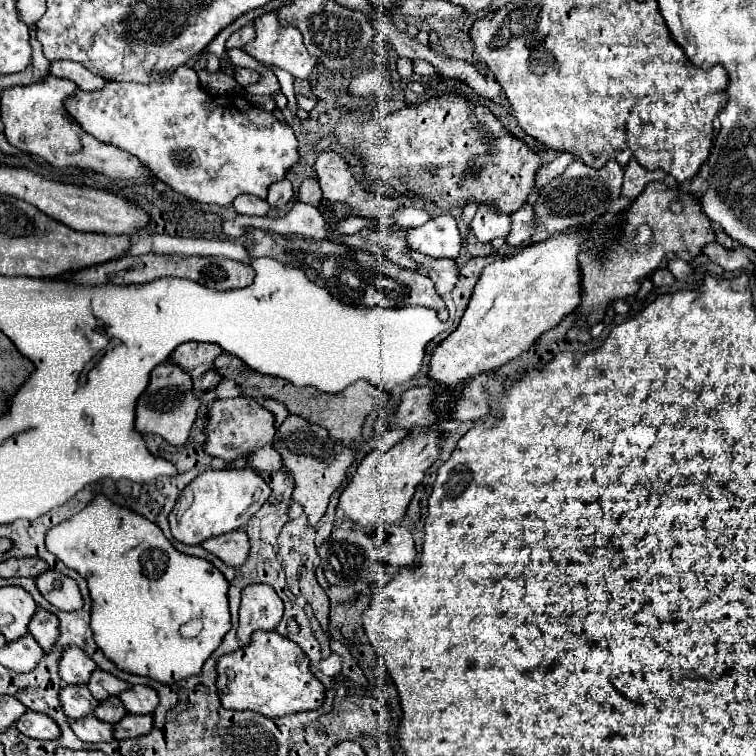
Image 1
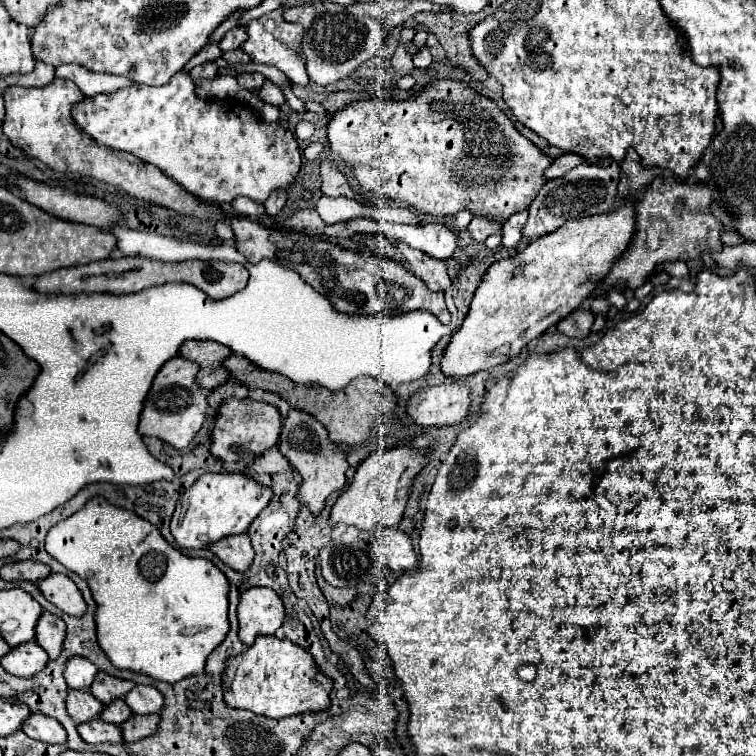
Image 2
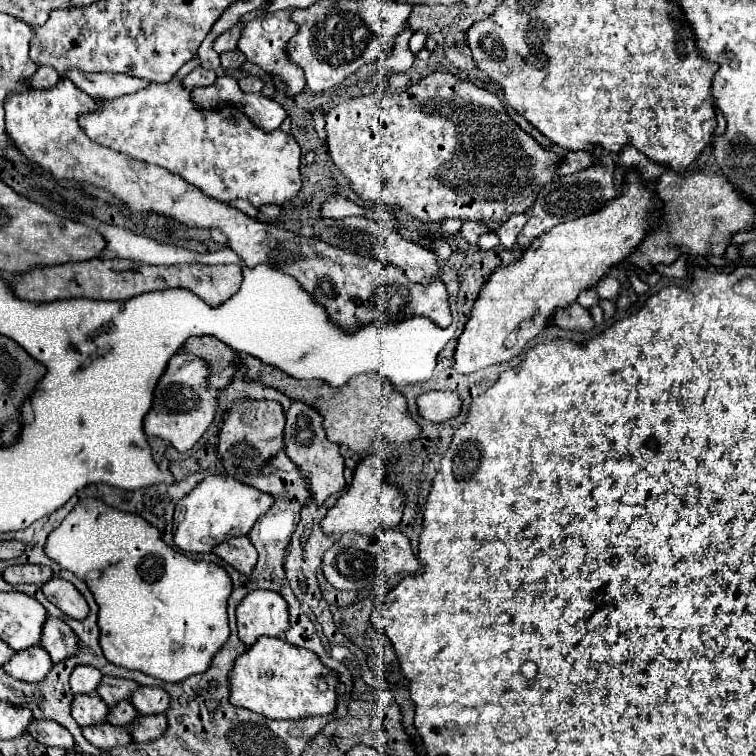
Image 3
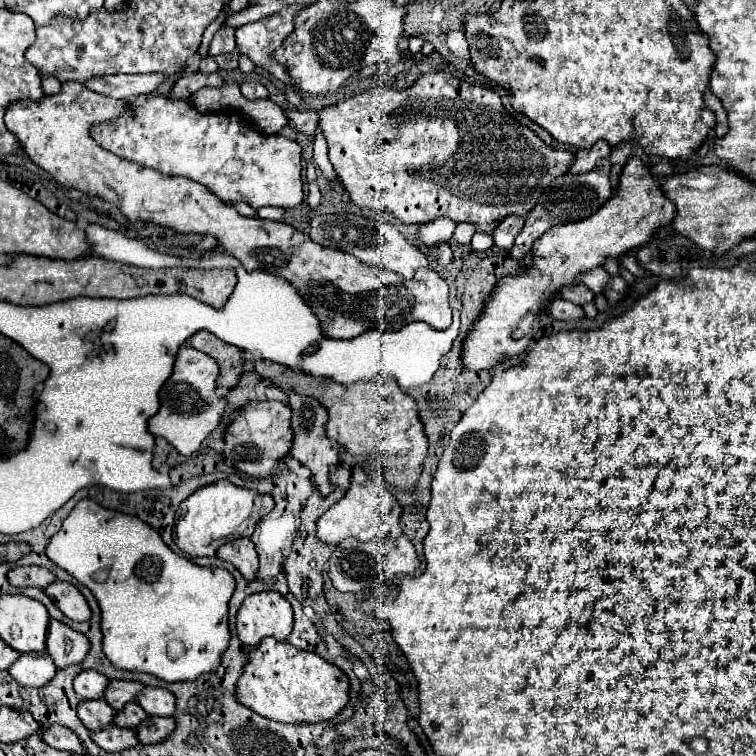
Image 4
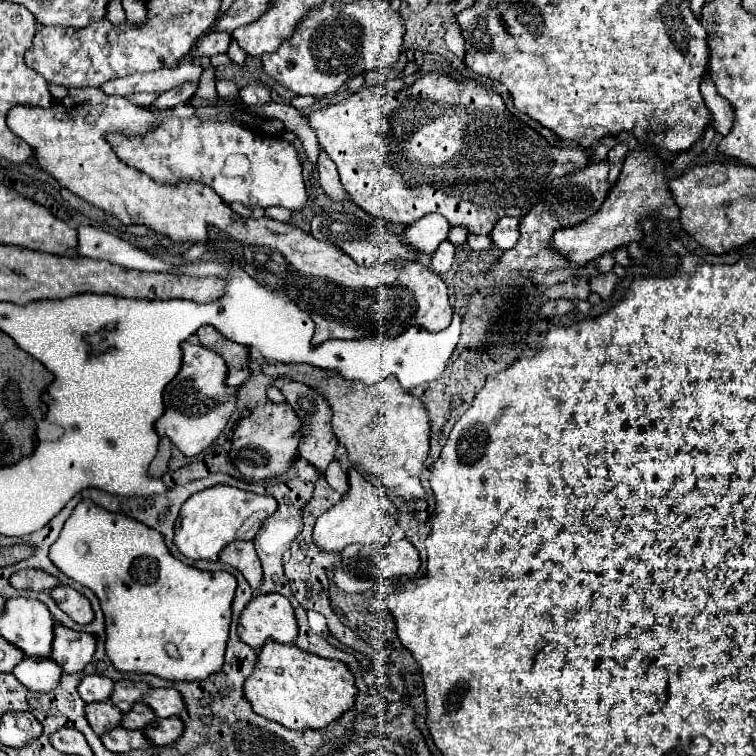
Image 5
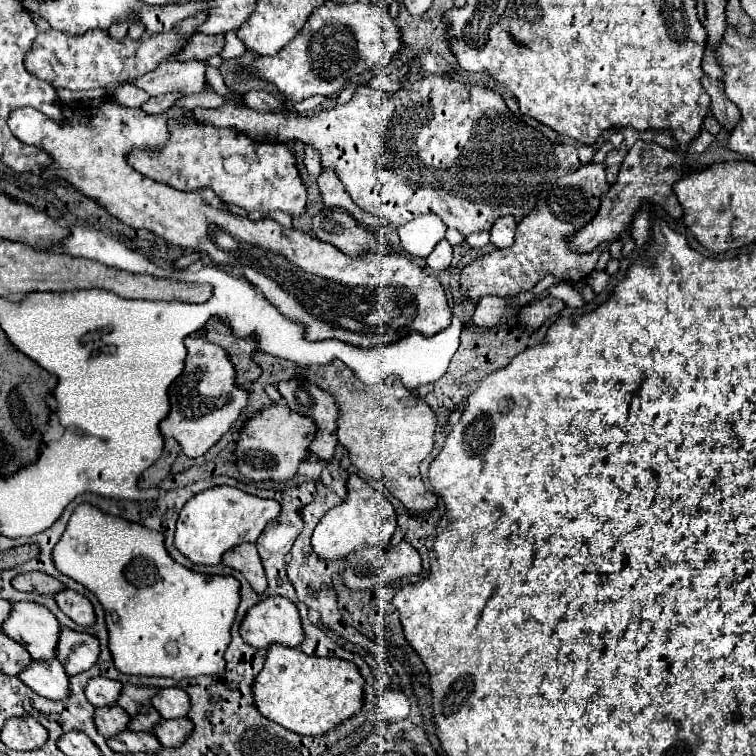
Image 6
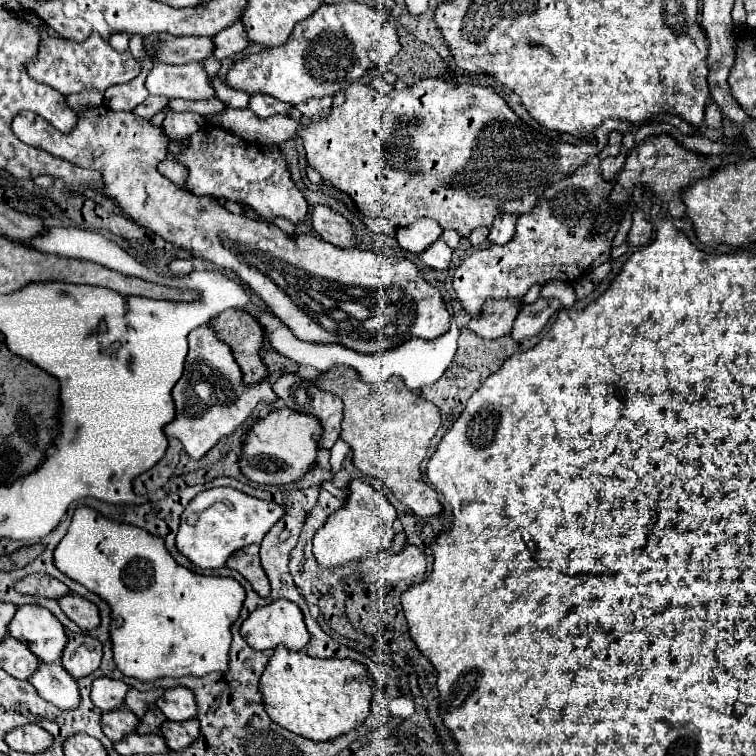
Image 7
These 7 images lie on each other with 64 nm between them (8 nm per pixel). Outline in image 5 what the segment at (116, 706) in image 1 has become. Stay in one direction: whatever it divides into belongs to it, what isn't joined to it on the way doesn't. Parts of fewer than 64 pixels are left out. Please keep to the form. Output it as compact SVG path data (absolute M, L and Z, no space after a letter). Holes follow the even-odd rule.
M138 702L136 706L130 708L130 712L126 712L122 716L120 726L130 730L143 730L152 722L152 718L154 718L154 712L150 708L146 708L144 702Z

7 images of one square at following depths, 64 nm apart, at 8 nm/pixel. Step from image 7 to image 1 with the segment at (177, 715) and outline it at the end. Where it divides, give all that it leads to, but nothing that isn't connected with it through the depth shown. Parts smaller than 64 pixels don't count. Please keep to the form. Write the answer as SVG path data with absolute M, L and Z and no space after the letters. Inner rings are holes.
M130 686L118 696L130 714L152 714L158 706L158 694L150 686Z

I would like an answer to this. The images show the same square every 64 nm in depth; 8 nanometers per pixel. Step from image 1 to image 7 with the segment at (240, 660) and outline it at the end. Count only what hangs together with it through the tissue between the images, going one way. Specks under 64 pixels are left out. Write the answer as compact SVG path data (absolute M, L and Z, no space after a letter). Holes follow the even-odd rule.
M276 646L264 674L260 678L260 694L266 714L286 730L310 738L314 742L332 740L356 728L370 716L372 686L368 686L368 670L354 660L312 658L304 650L288 650Z

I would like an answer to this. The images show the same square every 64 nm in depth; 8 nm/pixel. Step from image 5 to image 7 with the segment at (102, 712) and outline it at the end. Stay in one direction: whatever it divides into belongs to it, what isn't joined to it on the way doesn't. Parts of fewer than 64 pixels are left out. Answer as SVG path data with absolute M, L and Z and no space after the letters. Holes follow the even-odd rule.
M118 708L118 710L104 712L100 722L102 722L102 732L104 732L112 742L116 742L118 738L134 732L140 720L138 720L134 714L130 714L130 710Z

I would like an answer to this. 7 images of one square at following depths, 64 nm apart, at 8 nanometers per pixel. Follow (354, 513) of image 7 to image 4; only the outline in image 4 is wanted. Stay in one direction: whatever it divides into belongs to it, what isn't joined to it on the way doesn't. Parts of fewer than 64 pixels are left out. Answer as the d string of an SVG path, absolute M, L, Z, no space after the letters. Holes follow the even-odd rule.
M356 466L352 470L352 484L348 492L318 518L318 538L330 544L338 544L350 536L364 542L370 542L370 538L384 538L390 532L390 528L398 524L400 514L402 508L394 494L388 490L388 486L378 484L360 466Z

